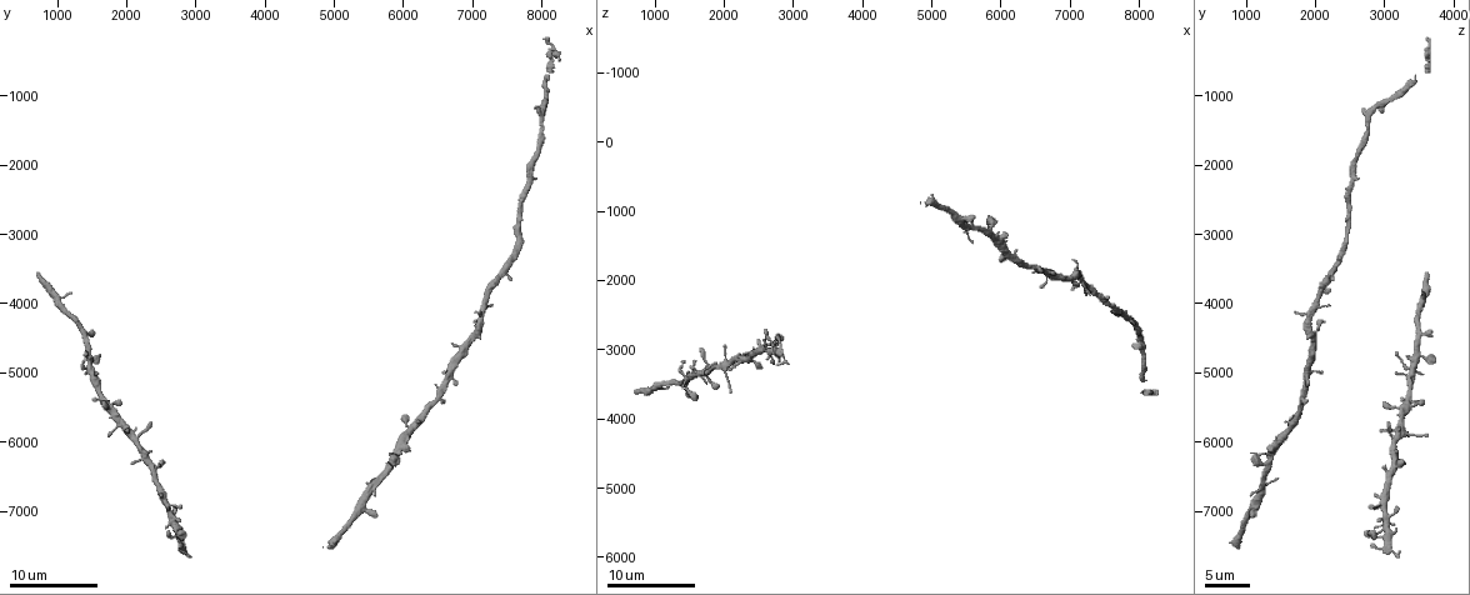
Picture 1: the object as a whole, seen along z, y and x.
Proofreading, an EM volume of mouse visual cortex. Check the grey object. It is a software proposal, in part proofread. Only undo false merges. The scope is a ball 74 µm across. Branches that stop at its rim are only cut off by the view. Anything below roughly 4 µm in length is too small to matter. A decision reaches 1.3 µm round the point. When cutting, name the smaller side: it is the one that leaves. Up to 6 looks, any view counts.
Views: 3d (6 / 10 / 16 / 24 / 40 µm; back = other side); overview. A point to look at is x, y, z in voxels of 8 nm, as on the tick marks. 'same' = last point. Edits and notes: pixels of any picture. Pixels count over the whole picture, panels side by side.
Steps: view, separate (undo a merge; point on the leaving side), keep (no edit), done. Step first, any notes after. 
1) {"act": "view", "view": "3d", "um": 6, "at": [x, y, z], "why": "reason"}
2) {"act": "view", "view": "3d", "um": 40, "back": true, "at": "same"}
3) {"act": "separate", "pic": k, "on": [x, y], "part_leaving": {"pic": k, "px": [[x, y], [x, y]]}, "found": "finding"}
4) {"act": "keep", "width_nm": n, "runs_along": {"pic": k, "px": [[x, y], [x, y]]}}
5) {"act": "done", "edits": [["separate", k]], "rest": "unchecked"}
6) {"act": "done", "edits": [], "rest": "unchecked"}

{"act": "view", "view": "3d", "um": 16, "at": [8100, 700, 3450], "why": "a narrow waist"}

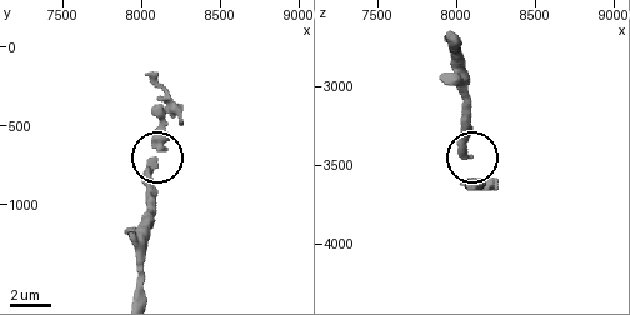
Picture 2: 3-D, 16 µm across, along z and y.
{"act": "view", "view": "3d", "um": 16, "back": true, "at": [8080, 740, 3440]}

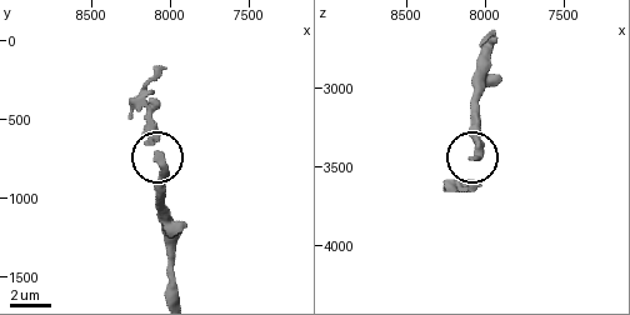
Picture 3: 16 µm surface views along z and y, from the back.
{"act": "keep", "width_nm": 200, "found": "one neuron here"}

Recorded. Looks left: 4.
{"act": "view", "view": "3d", "um": 10, "at": [7950, 1350, 2750], "why": "thick turns thin"}

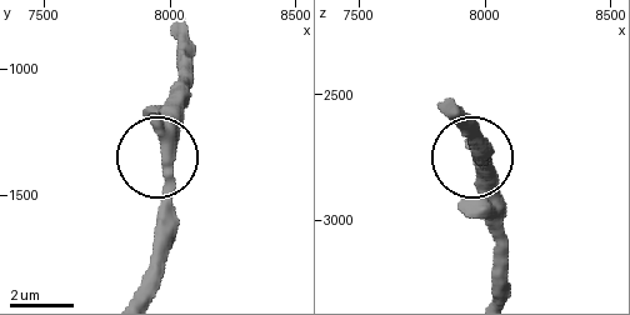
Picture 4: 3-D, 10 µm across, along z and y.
{"act": "view", "view": "3d", "um": 10, "back": true, "at": "same"}

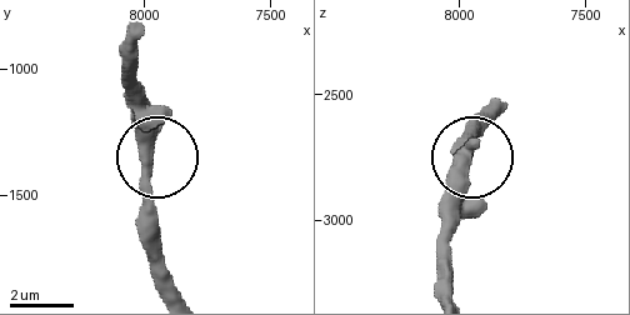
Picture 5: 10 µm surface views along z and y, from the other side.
{"act": "keep", "arms": 3, "runs_along": {"pic": 5, "px": [[179, 294], [149, 205], [141, 88]]}, "found": "continuous, no second neuron"}

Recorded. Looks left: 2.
{"act": "view", "view": "3d", "um": 6, "at": [5400, 6800, 1100]}

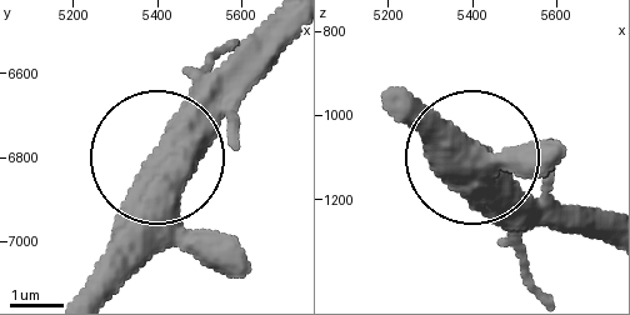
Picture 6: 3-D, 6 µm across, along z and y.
{"act": "keep", "found": "one neuron here"}

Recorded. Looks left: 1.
{"act": "done", "edits": [], "rest": "unchecked"}

